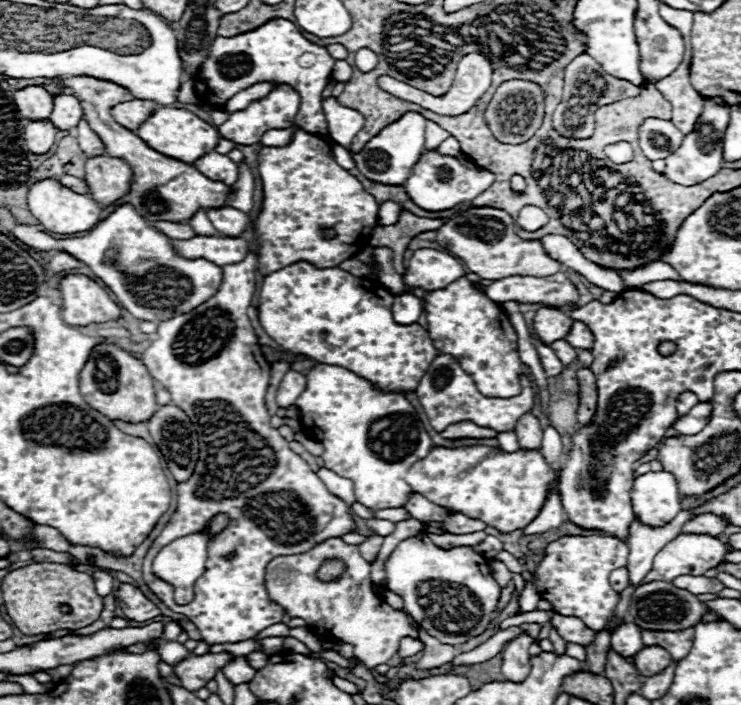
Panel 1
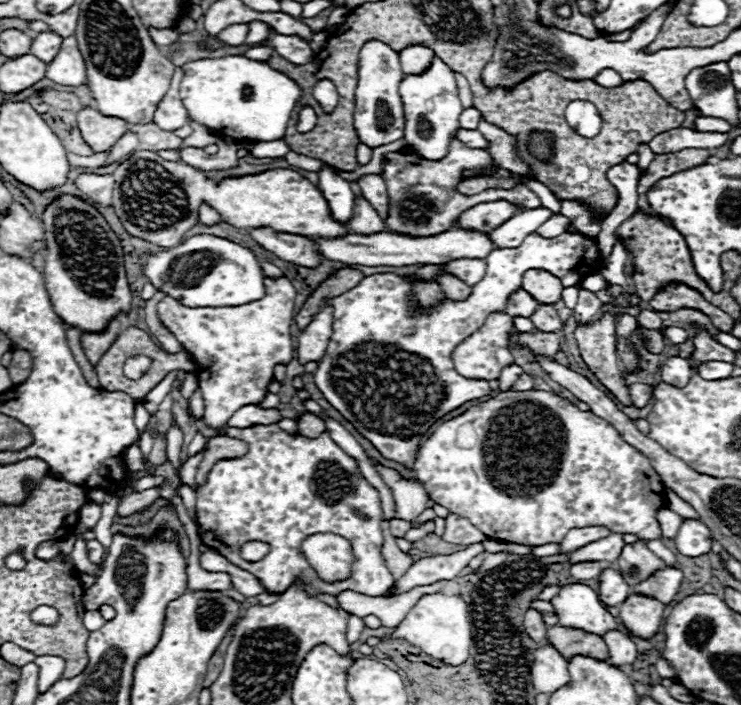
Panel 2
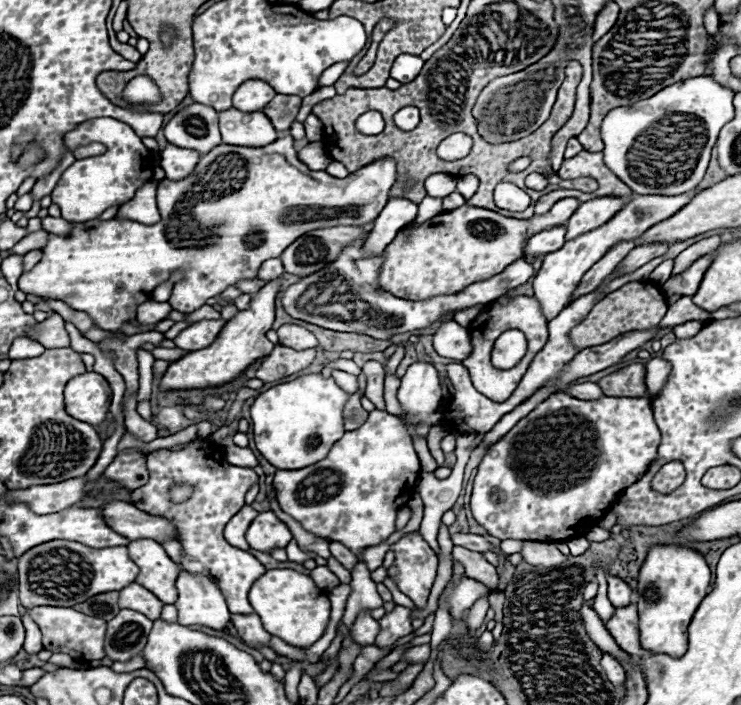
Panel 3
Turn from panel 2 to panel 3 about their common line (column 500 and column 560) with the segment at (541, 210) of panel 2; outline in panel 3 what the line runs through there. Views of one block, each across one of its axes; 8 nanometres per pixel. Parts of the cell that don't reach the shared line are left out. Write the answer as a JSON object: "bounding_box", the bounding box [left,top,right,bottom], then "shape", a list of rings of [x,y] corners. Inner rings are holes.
{"bounding_box":[524,226,566,254],"shape":[[[554,226],[548,230],[542,230],[538,234],[534,234],[524,250],[524,254],[548,254],[554,250],[560,250],[560,246],[566,242],[566,226]]]}

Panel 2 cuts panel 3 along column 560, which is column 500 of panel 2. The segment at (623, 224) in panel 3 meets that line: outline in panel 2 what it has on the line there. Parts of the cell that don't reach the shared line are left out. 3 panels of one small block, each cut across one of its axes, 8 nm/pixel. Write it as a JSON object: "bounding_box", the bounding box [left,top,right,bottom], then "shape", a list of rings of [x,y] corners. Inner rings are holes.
{"bounding_box":[314,232,602,468],"shape":[[[564,232],[556,238],[542,238],[540,234],[530,234],[518,248],[494,248],[486,258],[486,276],[472,286],[472,294],[464,302],[446,300],[444,304],[436,306],[432,314],[424,316],[412,316],[410,304],[408,304],[408,292],[410,286],[402,276],[396,274],[372,274],[366,276],[356,288],[350,292],[344,292],[342,296],[336,296],[328,300],[328,304],[334,306],[334,324],[332,324],[332,338],[328,344],[328,350],[318,364],[314,378],[318,390],[324,394],[324,398],[366,438],[372,442],[372,446],[388,460],[394,460],[402,464],[404,468],[412,468],[420,450],[420,438],[422,434],[444,414],[450,410],[462,406],[468,400],[482,398],[490,394],[490,386],[486,380],[472,380],[464,378],[456,372],[452,362],[452,352],[456,346],[474,334],[486,320],[490,312],[504,312],[504,304],[508,296],[520,286],[522,274],[530,268],[536,270],[548,270],[550,274],[558,276],[564,286],[578,284],[584,276],[590,272],[598,272],[602,264],[602,256],[598,250],[598,238],[584,236],[580,232]]]}

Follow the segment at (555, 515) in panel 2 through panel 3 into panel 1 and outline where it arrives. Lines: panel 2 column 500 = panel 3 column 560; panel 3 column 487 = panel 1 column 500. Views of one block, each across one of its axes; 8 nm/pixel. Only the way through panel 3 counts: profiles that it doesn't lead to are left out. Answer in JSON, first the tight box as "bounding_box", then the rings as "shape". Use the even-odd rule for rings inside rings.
{"bounding_box":[406,446,554,532],"shape":[[[434,446],[426,458],[412,464],[406,472],[406,482],[412,486],[412,492],[430,498],[430,502],[444,506],[450,512],[462,512],[496,526],[500,532],[524,528],[538,516],[552,478],[554,472],[540,452],[518,450],[514,454],[504,454],[488,446]]]}

